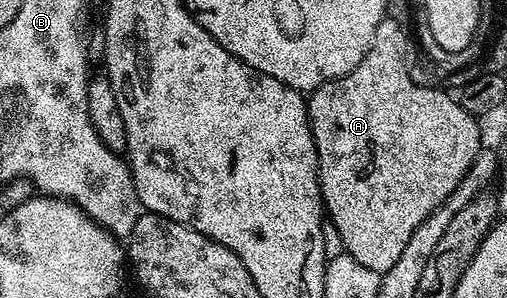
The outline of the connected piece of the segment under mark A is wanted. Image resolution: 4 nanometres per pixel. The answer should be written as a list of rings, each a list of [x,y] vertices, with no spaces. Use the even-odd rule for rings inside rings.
[[[392,18],[381,20],[373,35],[373,45],[367,50],[363,62],[359,62],[359,66],[355,66],[351,74],[343,74],[343,78],[335,78],[308,93],[307,96],[309,125],[313,131],[313,141],[317,151],[317,176],[321,180],[321,202],[327,213],[327,219],[335,222],[335,230],[339,230],[339,238],[343,238],[343,246],[348,256],[355,258],[355,262],[363,262],[367,270],[375,270],[382,274],[391,270],[395,262],[399,262],[399,254],[403,254],[403,246],[407,246],[407,238],[411,238],[414,230],[445,202],[451,190],[455,190],[455,186],[463,182],[467,170],[471,170],[471,162],[475,162],[475,158],[483,150],[481,128],[477,125],[480,124],[478,117],[463,110],[449,92],[447,94],[437,88],[424,88],[409,77],[409,68],[405,65],[405,51],[409,48],[409,38],[411,42],[410,33],[408,34],[401,29],[399,21]]]

